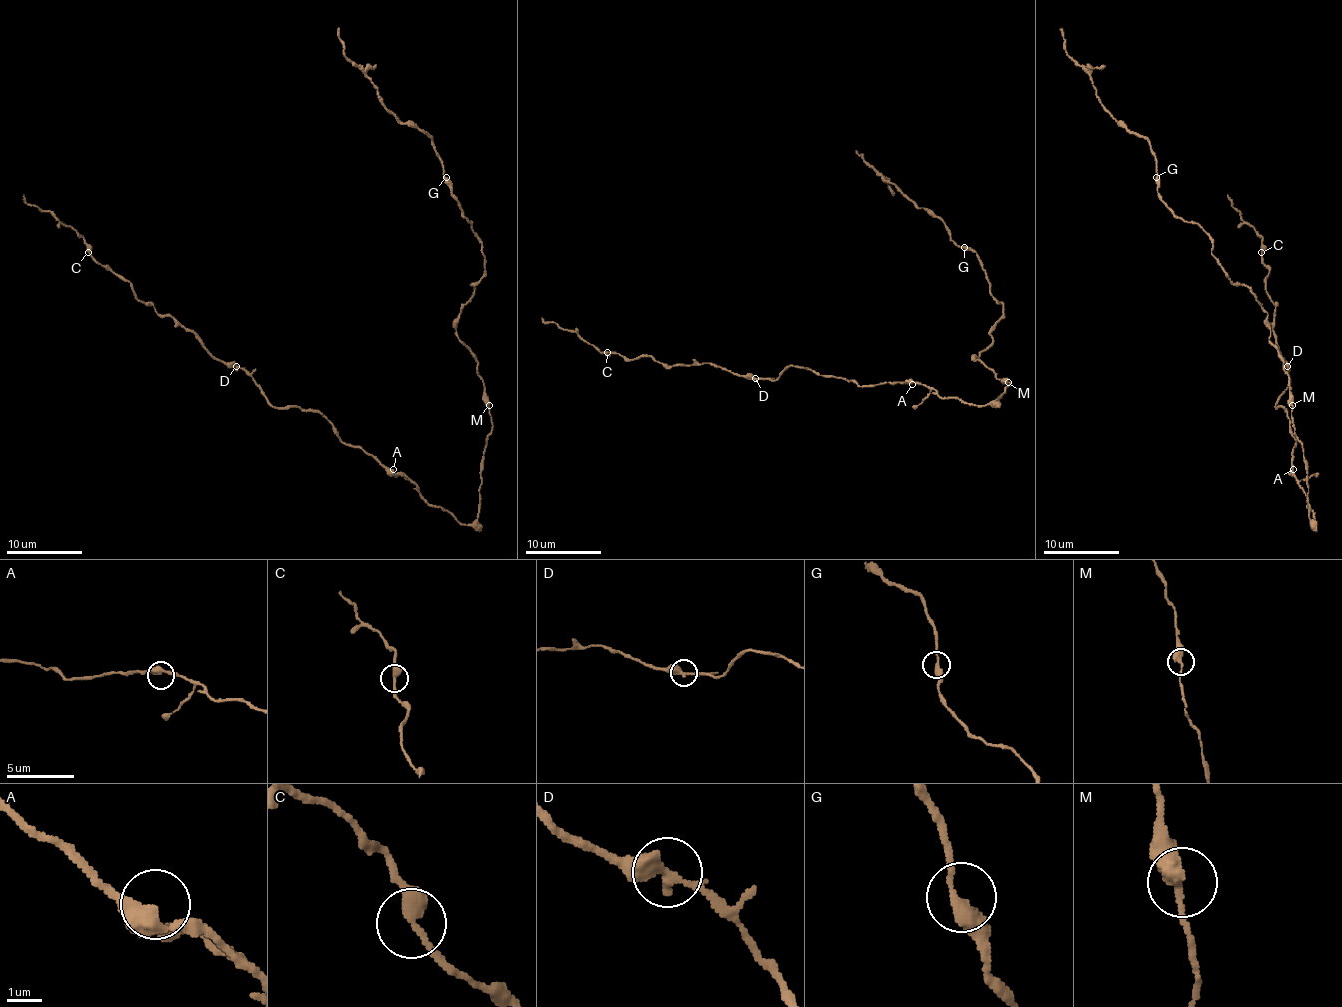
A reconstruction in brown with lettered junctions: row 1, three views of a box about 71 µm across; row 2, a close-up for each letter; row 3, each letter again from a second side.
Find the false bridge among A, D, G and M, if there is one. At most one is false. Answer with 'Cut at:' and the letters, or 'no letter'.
Cut at: no letter

